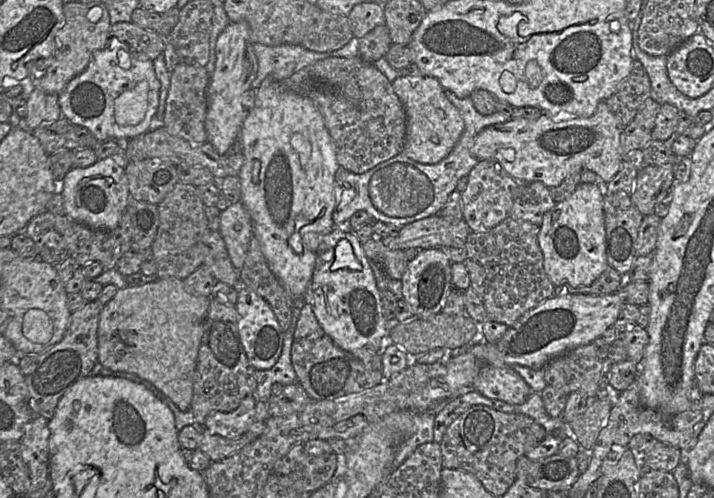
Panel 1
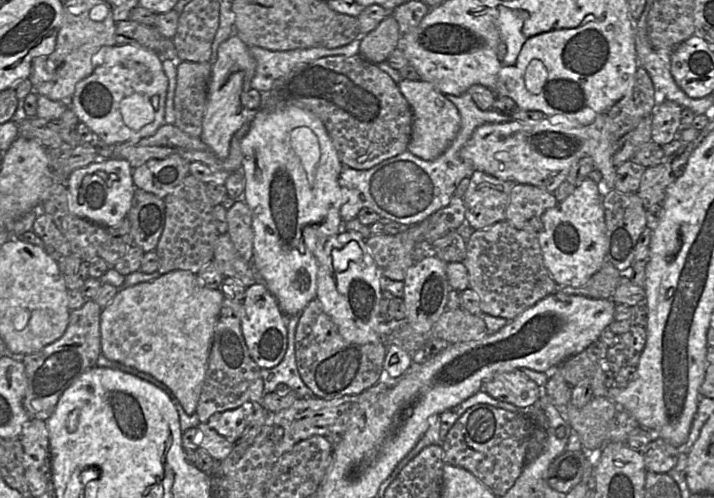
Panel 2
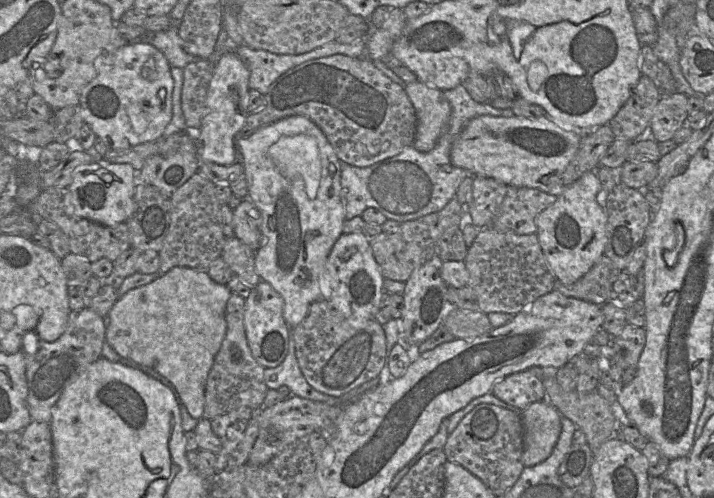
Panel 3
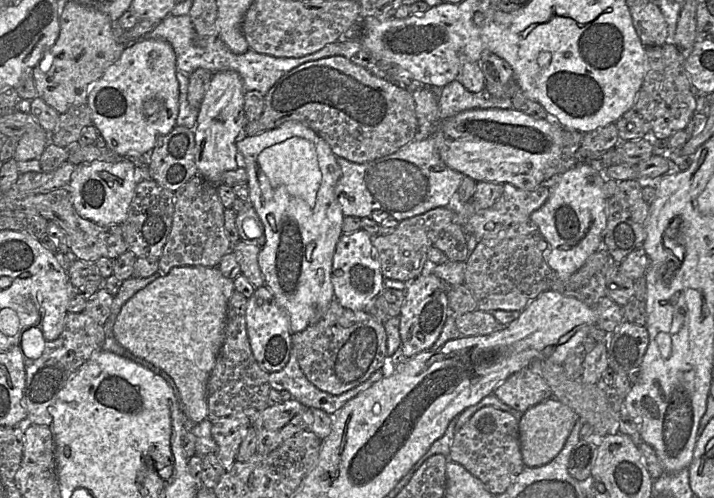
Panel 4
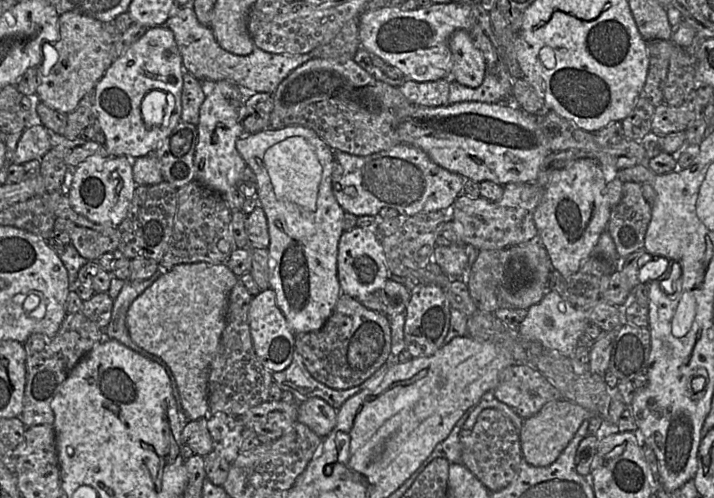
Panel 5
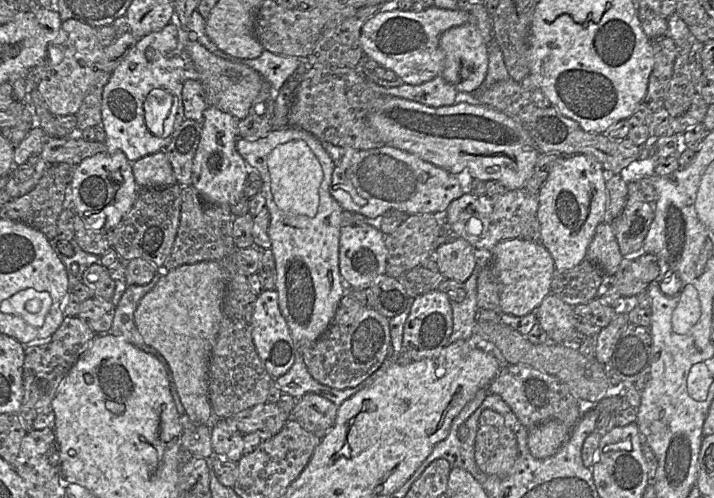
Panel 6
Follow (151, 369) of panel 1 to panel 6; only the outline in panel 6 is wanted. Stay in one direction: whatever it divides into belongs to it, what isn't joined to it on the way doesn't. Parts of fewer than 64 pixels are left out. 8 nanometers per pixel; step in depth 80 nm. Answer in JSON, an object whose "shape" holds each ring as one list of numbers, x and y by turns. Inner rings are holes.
{"shape":[[218,261,181,265,160,277,134,313,134,323,144,342,167,361,184,414,194,424,211,425,215,419,209,401,208,362,221,320,227,282,228,274]]}

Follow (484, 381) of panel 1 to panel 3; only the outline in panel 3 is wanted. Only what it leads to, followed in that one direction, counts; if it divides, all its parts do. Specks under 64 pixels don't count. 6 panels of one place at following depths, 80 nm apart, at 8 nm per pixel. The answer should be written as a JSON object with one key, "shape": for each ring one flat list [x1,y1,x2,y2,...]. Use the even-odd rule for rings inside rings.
{"shape":[[521,371,497,381,491,393,501,401,524,411,529,405,543,401,546,390,543,378,531,371]]}

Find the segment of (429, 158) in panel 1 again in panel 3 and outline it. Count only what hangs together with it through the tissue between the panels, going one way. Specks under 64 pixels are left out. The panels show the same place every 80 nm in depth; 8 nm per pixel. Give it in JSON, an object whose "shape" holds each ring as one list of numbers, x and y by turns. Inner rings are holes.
{"shape":[[419,80,406,83,404,90,416,115,416,134,412,146,420,152,432,150,451,116,451,105,443,92]]}

